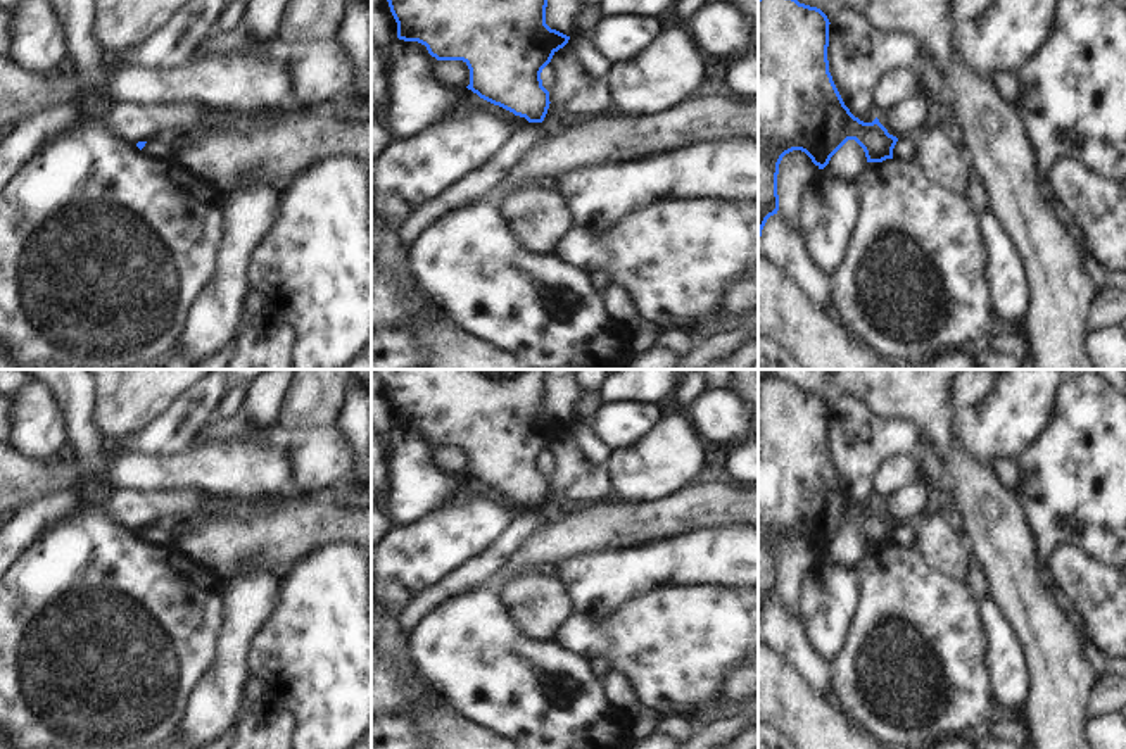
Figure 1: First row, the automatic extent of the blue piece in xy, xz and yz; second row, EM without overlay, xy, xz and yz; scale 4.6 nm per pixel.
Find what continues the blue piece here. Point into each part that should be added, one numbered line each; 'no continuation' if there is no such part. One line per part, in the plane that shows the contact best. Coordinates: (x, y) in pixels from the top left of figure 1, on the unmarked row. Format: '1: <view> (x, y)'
no continuation

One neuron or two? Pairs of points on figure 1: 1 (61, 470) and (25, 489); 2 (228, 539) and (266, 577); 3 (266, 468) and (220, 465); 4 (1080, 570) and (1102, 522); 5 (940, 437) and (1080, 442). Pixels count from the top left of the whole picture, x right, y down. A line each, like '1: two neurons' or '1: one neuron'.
1: one neuron
2: two neurons
3: one neuron
4: two neurons
5: two neurons

